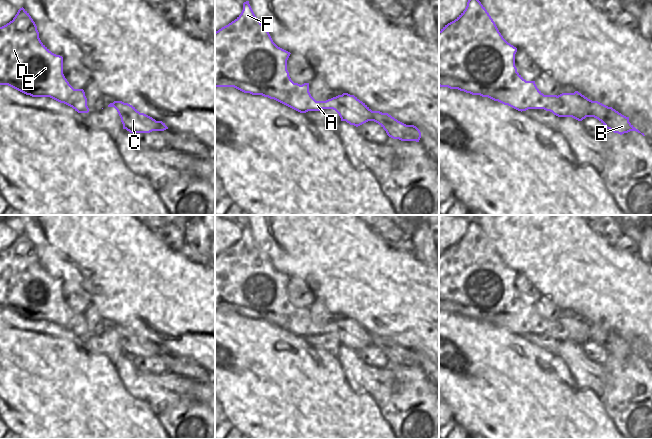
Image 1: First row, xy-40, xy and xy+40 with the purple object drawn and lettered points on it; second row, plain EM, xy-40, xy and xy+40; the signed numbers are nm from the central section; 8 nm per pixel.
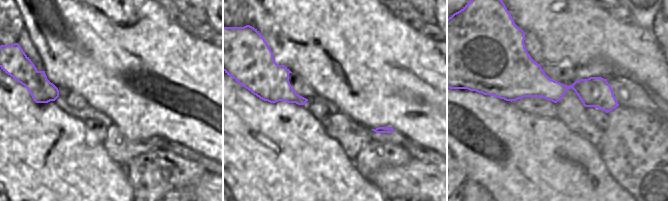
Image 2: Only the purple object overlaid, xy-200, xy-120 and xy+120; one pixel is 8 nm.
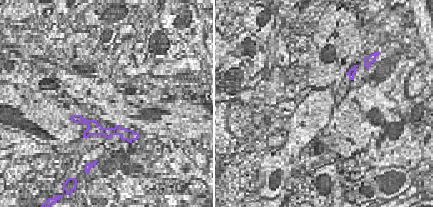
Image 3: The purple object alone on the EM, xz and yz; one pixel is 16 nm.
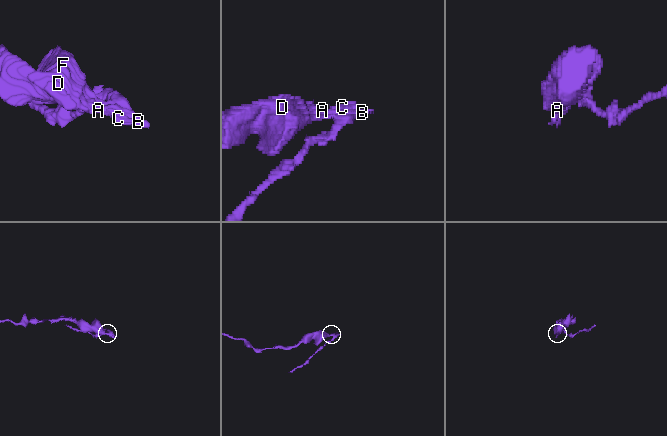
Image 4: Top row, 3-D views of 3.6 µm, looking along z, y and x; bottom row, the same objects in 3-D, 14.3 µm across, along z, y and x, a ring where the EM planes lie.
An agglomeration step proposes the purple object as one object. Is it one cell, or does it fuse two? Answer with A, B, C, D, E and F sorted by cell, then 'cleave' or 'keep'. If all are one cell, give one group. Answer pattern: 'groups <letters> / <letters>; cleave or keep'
groups A D E F / B C; cleave

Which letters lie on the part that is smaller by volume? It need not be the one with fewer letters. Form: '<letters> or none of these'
B, C

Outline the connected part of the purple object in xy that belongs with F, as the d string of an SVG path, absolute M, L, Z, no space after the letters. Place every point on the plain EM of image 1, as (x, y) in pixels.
M249 225L243 227L241 238L231 247L215 256L215 311L234 311L244 317L262 319L274 323L300 337L336 333L337 324L316 325L309 316L309 307L294 307L287 294L290 276L278 271L272 264L267 253L255 240Z

